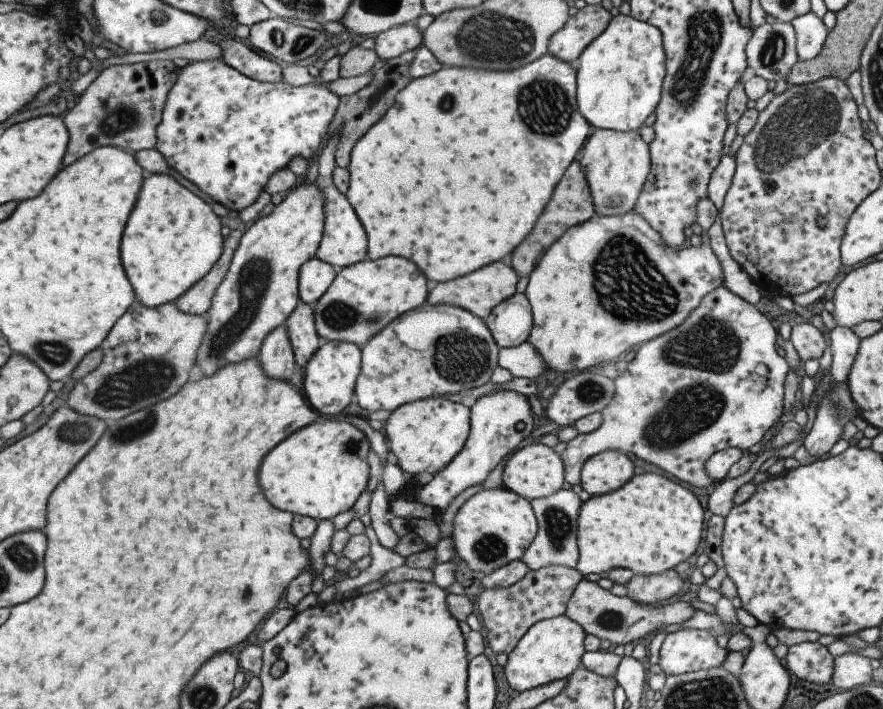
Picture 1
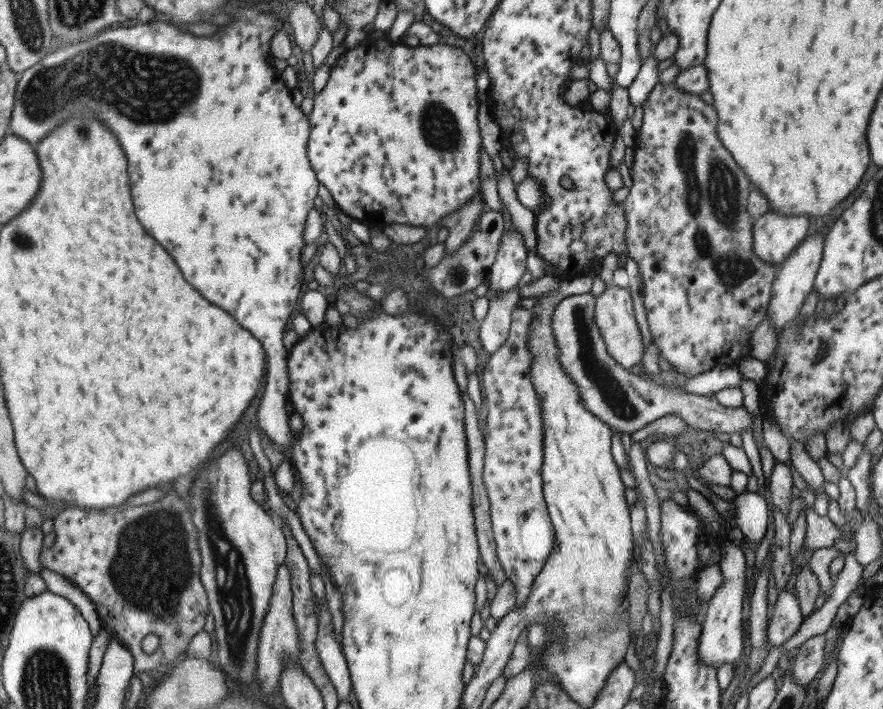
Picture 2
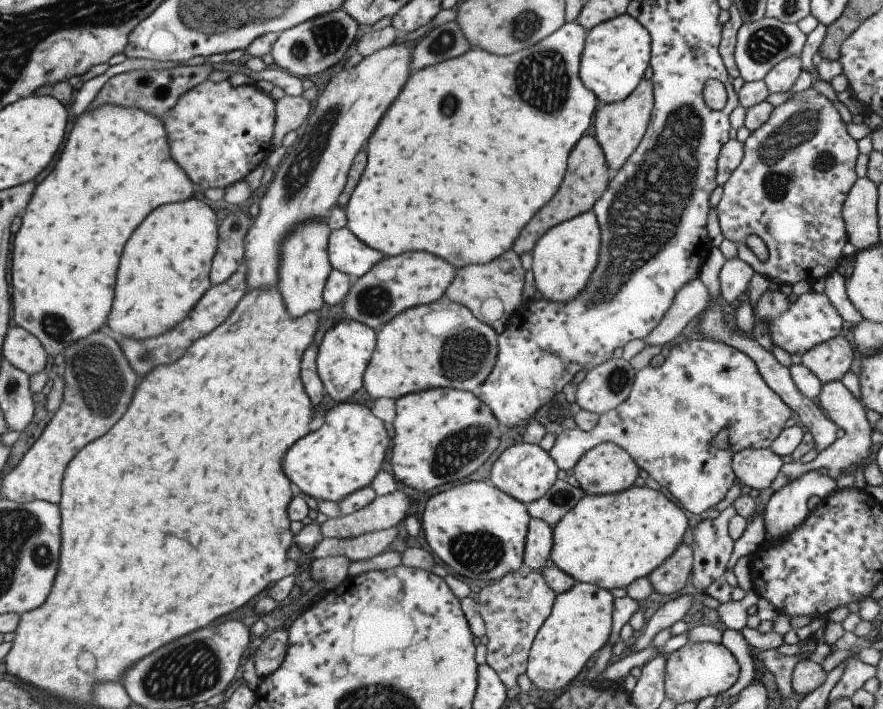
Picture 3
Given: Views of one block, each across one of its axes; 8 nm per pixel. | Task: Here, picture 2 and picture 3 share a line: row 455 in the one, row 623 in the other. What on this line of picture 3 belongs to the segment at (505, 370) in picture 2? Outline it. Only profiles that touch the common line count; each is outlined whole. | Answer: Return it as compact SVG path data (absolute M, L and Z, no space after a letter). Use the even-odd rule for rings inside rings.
M515 571L487 583L474 596L487 637L484 663L495 671L506 690L517 686L517 678L524 674L535 633L550 613L555 595L540 571L531 571L525 576Z

